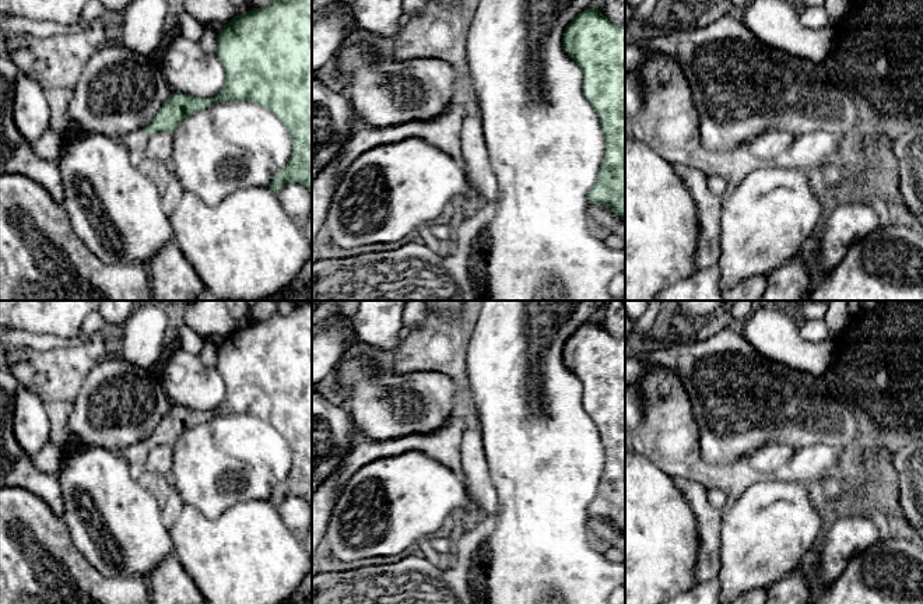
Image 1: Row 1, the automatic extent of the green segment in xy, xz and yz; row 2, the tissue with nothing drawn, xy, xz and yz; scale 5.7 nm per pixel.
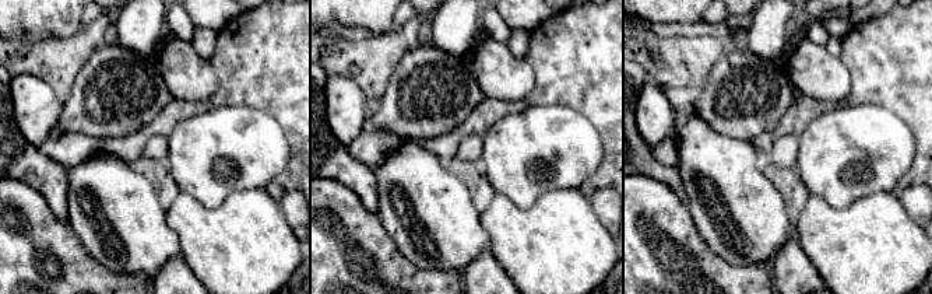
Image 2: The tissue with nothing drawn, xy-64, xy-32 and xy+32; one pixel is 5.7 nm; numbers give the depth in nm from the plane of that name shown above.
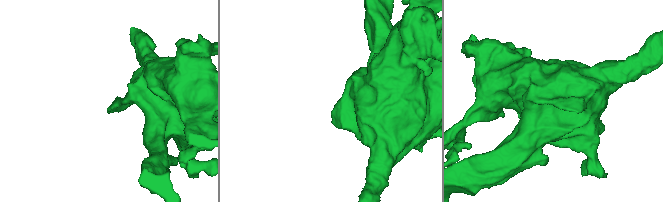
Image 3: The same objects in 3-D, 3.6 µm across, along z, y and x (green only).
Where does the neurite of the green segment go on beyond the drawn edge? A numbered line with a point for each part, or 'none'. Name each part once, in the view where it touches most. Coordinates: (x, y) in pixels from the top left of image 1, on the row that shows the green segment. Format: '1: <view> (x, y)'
1: xy (136, 143)

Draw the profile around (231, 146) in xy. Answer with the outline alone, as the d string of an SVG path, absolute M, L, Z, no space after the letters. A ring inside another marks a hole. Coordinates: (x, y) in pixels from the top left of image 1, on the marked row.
M249 101L213 102L172 136L173 176L211 207L236 190L269 187L292 154L284 123Z

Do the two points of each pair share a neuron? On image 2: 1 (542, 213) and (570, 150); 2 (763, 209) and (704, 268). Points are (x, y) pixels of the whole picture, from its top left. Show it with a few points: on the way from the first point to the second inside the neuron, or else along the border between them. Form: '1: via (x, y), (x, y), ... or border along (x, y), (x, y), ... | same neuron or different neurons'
1: border along (577, 188), (559, 188), (545, 192), (524, 210) | different neurons
2: border along (697, 228), (725, 261), (749, 263) | different neurons

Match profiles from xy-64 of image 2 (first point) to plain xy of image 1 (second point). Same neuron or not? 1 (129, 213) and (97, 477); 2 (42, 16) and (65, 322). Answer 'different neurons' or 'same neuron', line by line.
1: same neuron
2: same neuron

